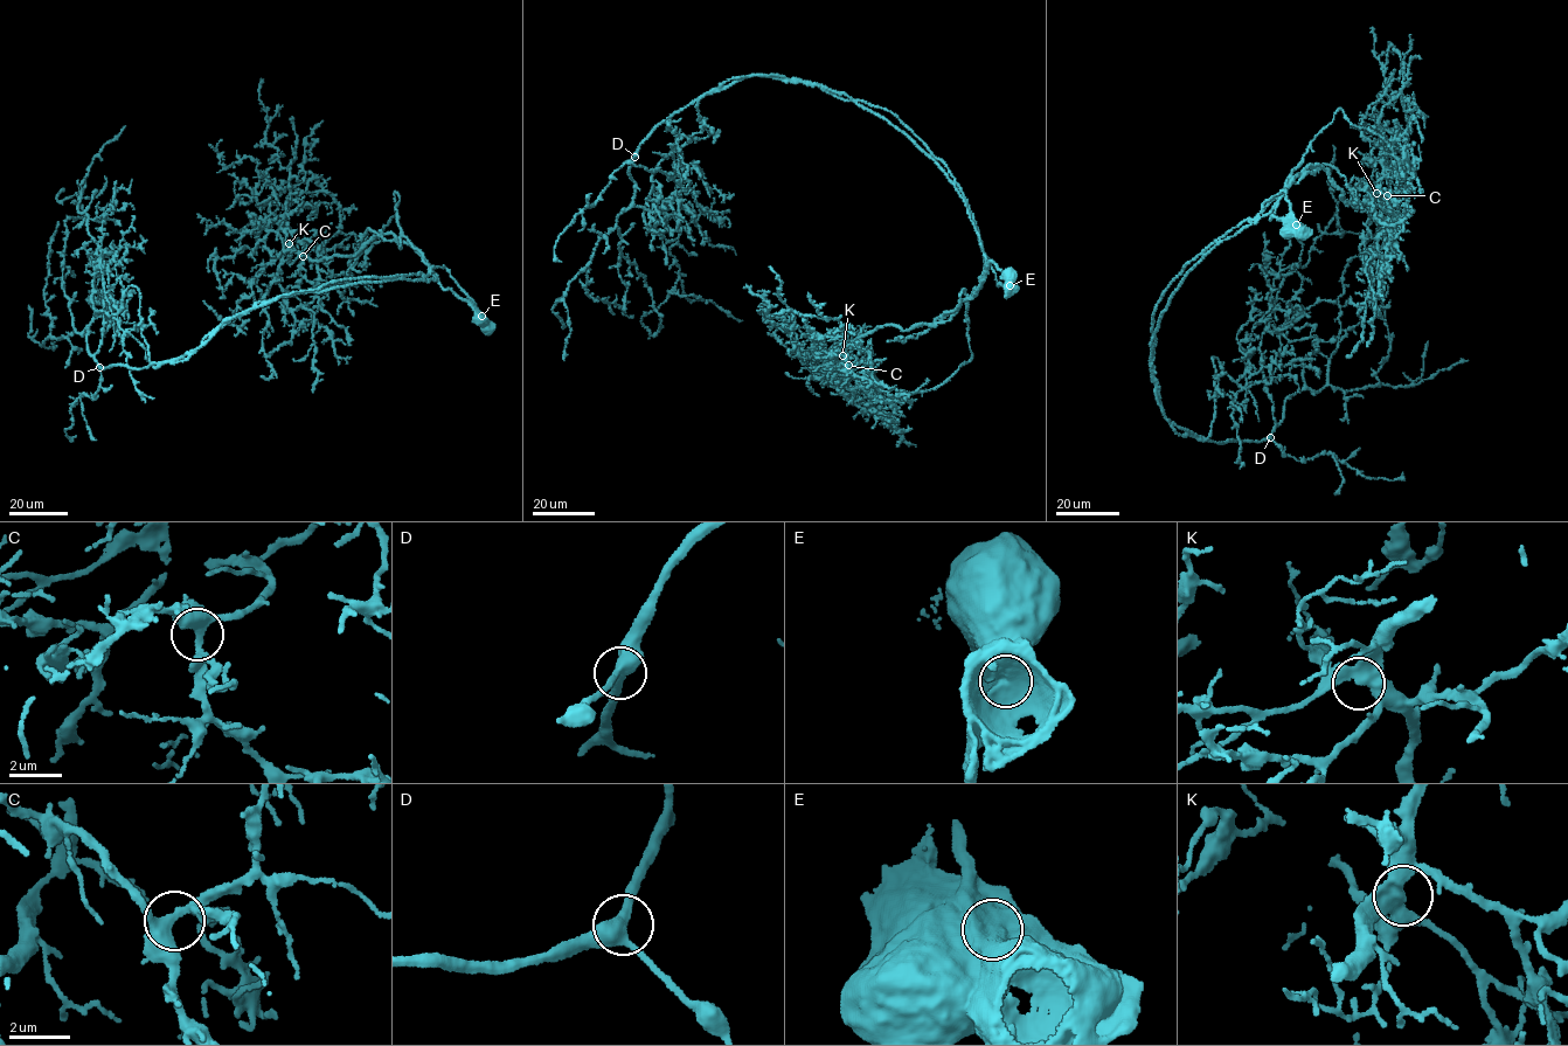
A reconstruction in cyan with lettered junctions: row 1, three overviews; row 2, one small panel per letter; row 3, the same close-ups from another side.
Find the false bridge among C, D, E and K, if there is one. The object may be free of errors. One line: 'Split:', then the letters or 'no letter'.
Split: E

